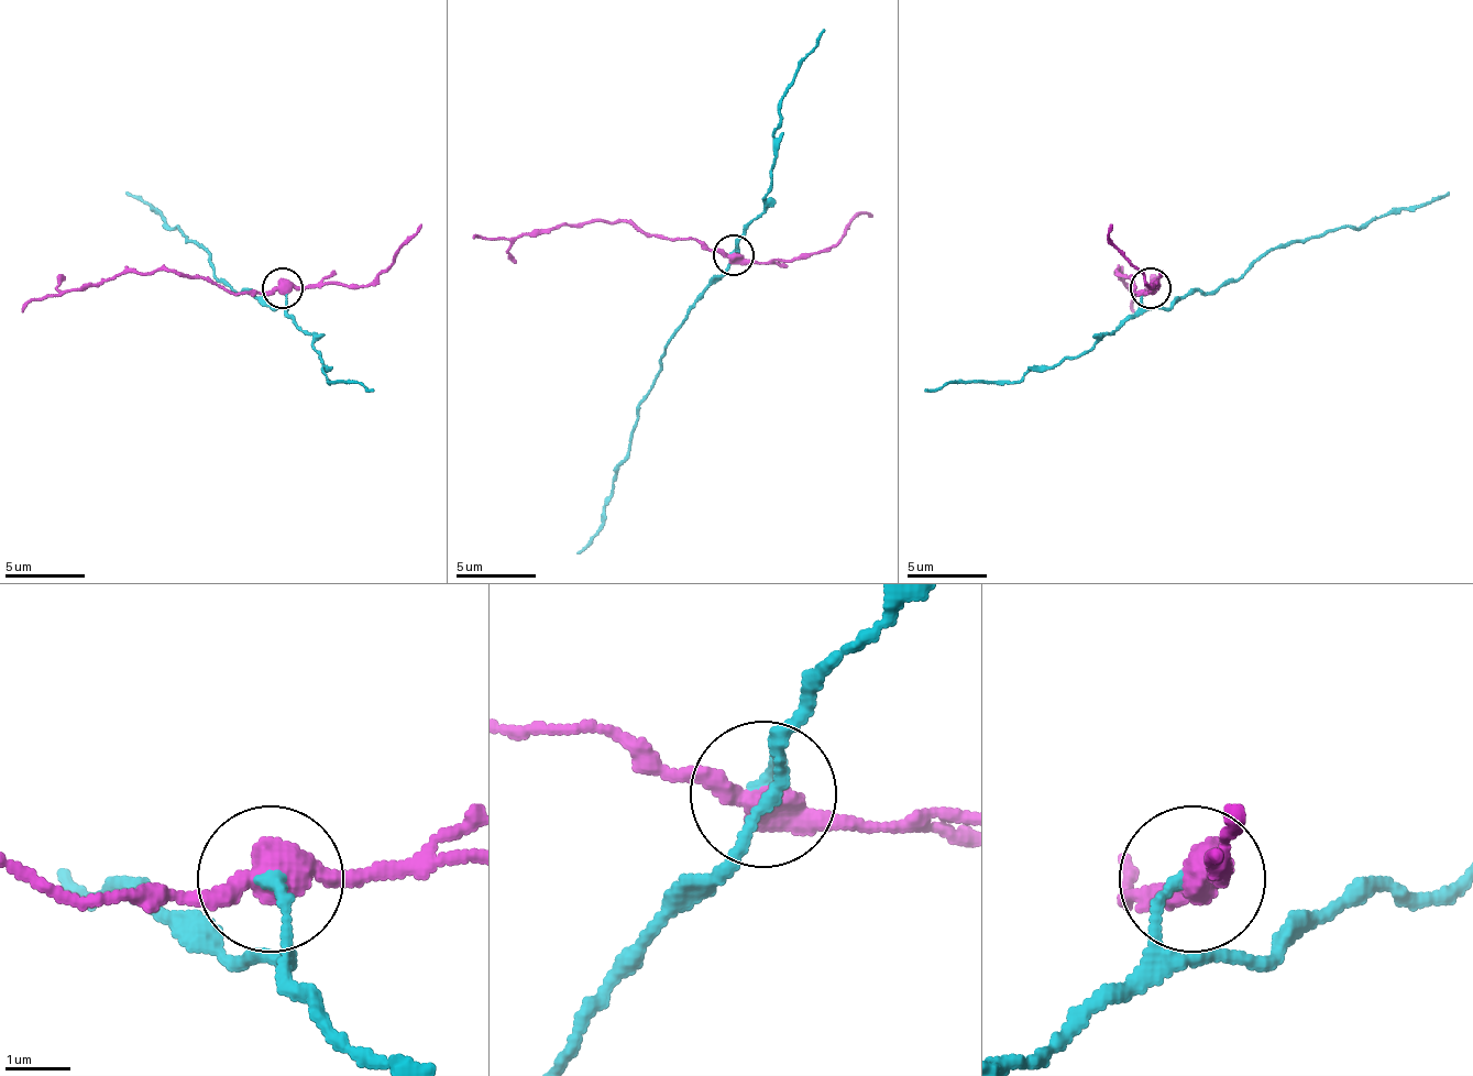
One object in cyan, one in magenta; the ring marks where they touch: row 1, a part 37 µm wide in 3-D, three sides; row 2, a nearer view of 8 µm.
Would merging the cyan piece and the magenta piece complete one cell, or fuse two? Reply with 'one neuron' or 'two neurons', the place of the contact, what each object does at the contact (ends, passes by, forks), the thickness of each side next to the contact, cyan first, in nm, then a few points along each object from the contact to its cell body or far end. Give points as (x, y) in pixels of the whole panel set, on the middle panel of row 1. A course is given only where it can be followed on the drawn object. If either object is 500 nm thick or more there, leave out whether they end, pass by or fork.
two neurons; place (733, 255); cyan ends; magenta passes by; calibres 170 and 460 nm; course cyan (732, 252), (736, 252), (724, 272), (663, 349), (627, 441), (627, 461), (603, 509), (603, 526), (575, 553); course magenta (732, 255), (680, 240), (644, 235), (615, 220), (567, 223), (498, 240), (474, 240)

